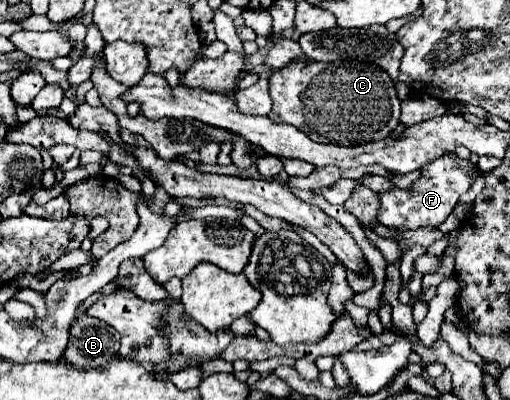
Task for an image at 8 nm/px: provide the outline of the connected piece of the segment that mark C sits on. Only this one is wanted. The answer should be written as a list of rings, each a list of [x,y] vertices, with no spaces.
[[[294,60],[270,76],[272,112],[268,118],[276,124],[292,124],[320,144],[360,146],[384,140],[400,120],[400,100],[394,84],[388,72],[376,64],[358,64],[356,60],[338,64]]]

